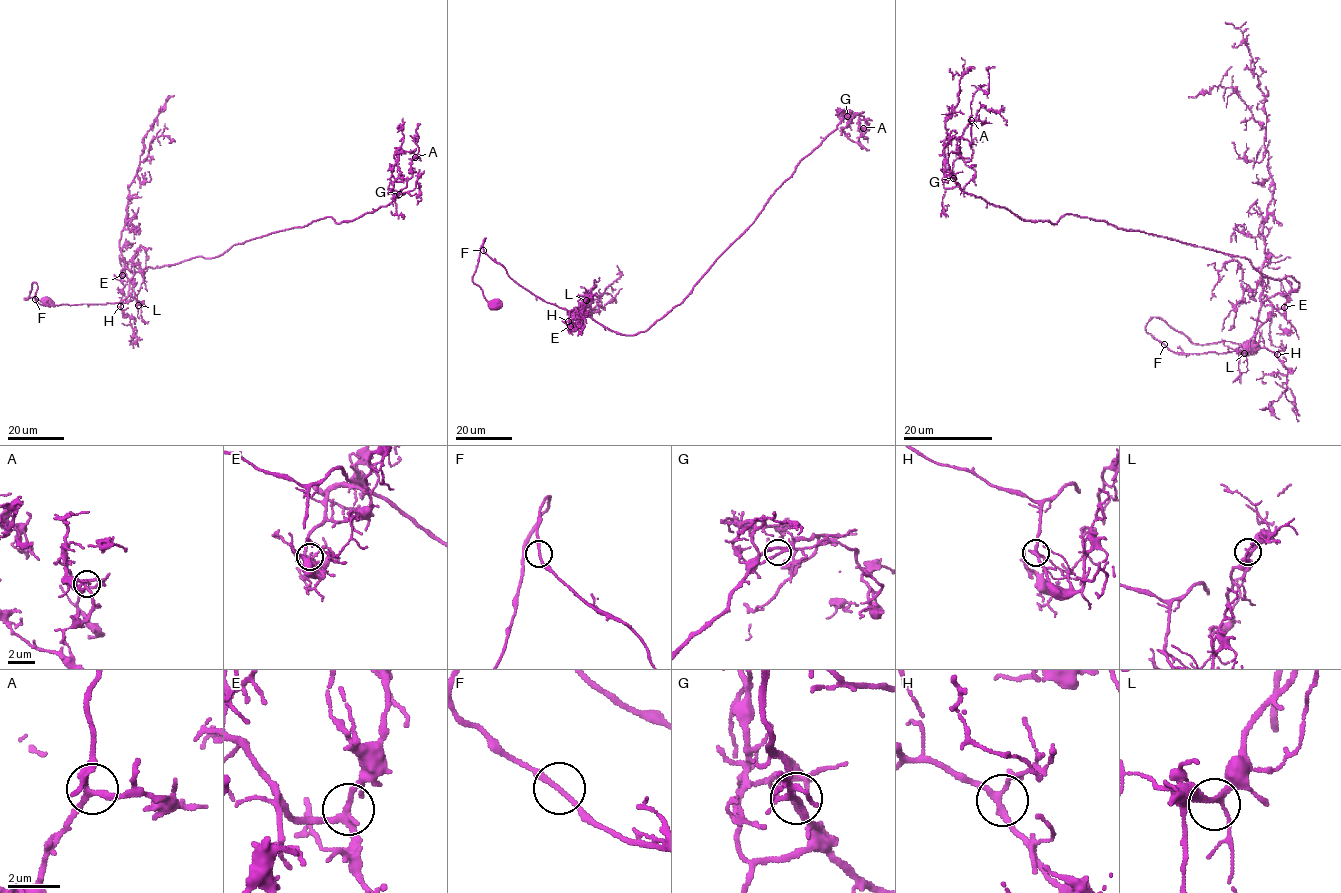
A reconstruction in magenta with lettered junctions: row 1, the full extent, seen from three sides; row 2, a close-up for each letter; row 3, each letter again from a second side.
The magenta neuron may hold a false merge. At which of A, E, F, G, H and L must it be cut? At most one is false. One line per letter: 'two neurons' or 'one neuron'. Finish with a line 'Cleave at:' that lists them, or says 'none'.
A: one neuron
E: one neuron
F: one neuron
G: one neuron
H: one neuron
L: one neuron
Cleave at: none

